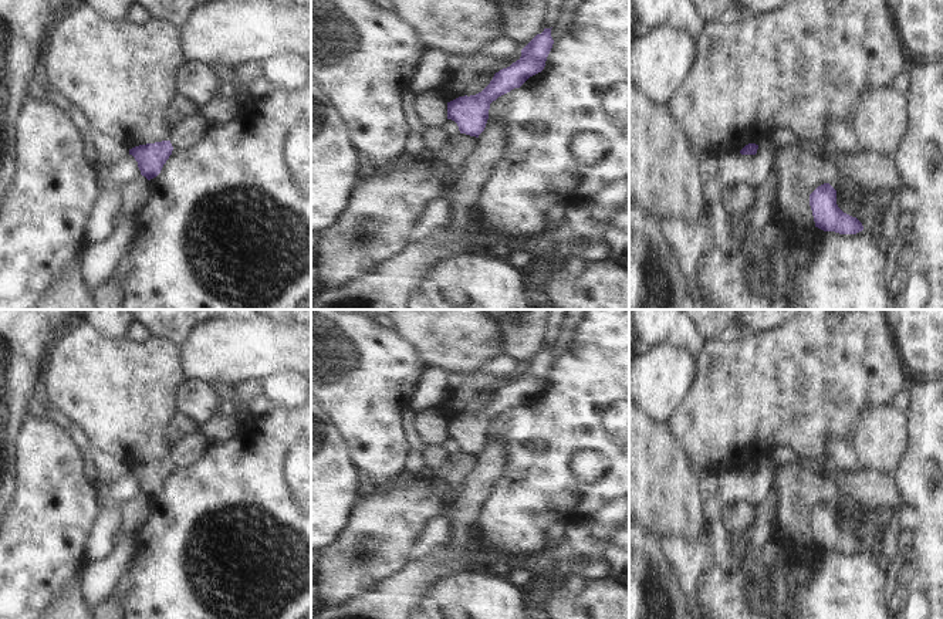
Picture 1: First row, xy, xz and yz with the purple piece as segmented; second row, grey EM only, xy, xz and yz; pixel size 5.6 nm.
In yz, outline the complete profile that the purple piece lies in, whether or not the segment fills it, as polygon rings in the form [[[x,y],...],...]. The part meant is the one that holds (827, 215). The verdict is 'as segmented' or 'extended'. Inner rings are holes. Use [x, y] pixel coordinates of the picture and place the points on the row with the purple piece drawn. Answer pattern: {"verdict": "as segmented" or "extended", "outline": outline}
{"verdict": "as segmented", "outline": [[[824,183],[810,195],[810,206],[812,210],[815,227],[824,231],[835,231],[839,234],[856,234],[863,230],[862,223],[846,213],[836,204],[836,190]]]}

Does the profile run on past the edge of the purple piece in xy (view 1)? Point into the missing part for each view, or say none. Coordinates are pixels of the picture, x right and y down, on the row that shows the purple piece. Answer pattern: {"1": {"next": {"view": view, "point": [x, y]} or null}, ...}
{"1": {"next": null}}

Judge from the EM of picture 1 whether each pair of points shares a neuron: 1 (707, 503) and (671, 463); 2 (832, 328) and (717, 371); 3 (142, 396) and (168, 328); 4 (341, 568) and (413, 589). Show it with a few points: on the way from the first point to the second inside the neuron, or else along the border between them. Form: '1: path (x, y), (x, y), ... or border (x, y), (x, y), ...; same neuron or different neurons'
1: border (695, 473), (699, 481), (702, 516), (706, 520); different neurons
2: path (804, 357), (790, 371), (746, 371); same neuron
3: border (152, 335), (169, 340), (178, 347); different neurons
4: border (408, 560), (396, 572), (354, 598); different neurons

